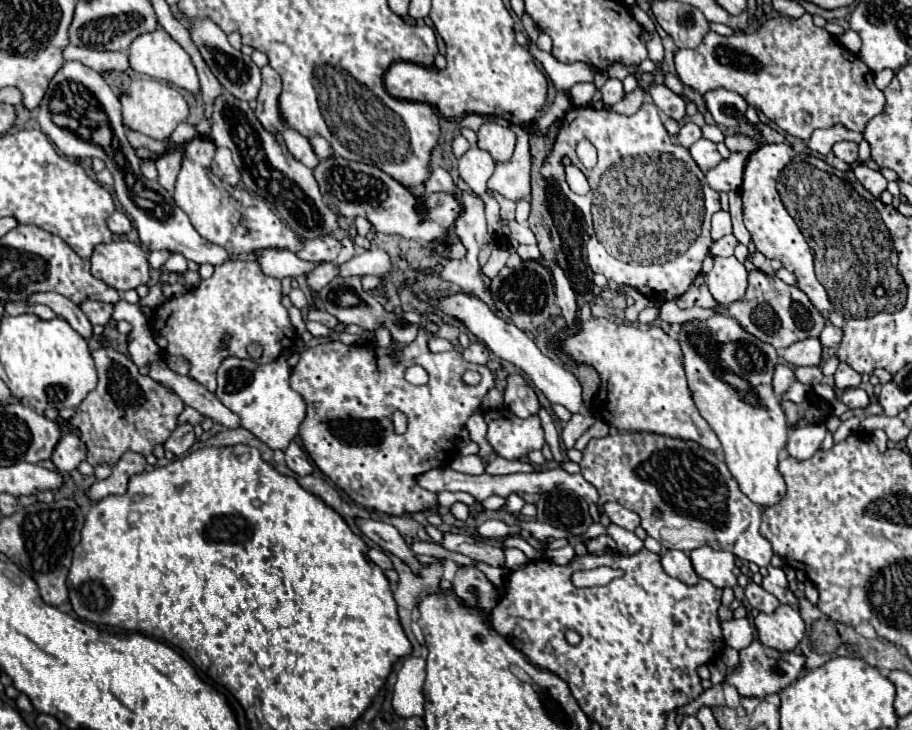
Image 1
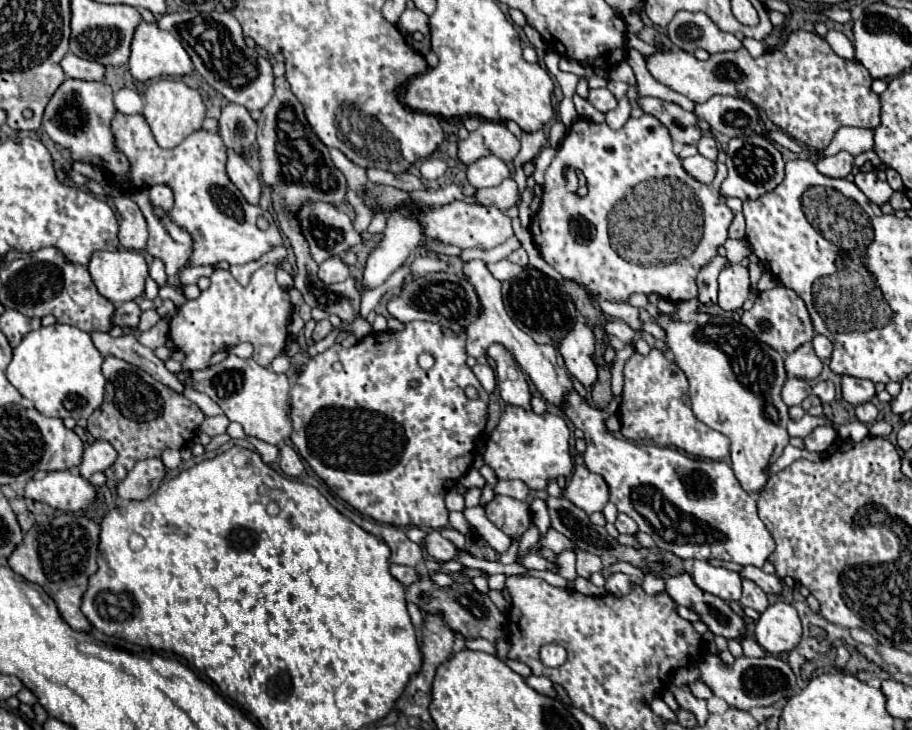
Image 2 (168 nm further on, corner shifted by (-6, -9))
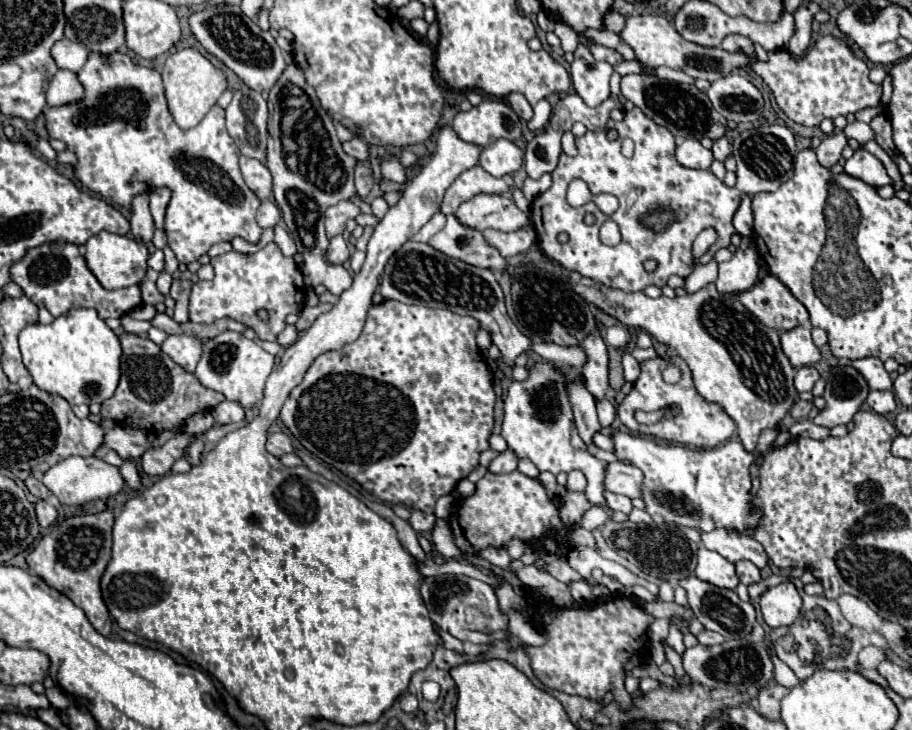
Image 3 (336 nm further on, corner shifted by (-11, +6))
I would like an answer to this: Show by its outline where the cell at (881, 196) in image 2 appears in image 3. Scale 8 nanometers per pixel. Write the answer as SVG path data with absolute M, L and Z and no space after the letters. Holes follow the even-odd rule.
M856 150L854 156L844 164L844 172L854 176L854 178L868 182L874 188L892 184L892 180L886 174L882 162L876 156L872 156L868 150Z

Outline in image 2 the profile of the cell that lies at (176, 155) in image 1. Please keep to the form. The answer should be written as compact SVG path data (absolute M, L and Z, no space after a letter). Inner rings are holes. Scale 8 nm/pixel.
M155 185L155 187L149 187L149 201L153 207L159 207L163 209L167 215L173 207L173 195L171 195L171 189L169 187L163 187L163 185Z

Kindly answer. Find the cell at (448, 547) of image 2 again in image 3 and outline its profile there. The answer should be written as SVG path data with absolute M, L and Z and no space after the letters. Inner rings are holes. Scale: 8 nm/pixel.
M412 510L410 524L412 524L412 528L416 532L432 532L434 530L434 524L436 524L436 516L434 514L420 512L420 510Z

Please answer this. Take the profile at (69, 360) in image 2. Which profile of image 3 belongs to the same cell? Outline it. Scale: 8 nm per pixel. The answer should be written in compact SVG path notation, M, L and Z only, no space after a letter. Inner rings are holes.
M72 308L64 316L54 318L52 324L38 322L26 326L20 332L20 350L34 384L48 394L62 396L70 404L102 404L118 386L120 338L92 308ZM88 386L92 386L92 390L86 390Z

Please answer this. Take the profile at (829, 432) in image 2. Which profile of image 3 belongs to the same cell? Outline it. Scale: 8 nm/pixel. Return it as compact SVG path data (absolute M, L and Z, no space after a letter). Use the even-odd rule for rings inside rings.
M850 362L838 364L828 372L826 384L826 406L814 416L814 424L834 428L838 424L848 424L852 416L860 410L862 402L868 396L868 384L856 372Z

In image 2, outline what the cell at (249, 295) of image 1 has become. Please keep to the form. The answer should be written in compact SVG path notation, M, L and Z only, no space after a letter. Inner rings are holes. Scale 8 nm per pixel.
M269 263L257 269L247 285L239 285L233 275L223 269L215 271L209 281L209 289L201 291L197 299L187 301L169 325L169 339L185 353L183 367L191 371L209 367L211 355L223 345L235 345L243 341L253 345L253 359L261 367L269 367L271 361L285 349L287 323L293 311L289 293L275 281L275 265Z

